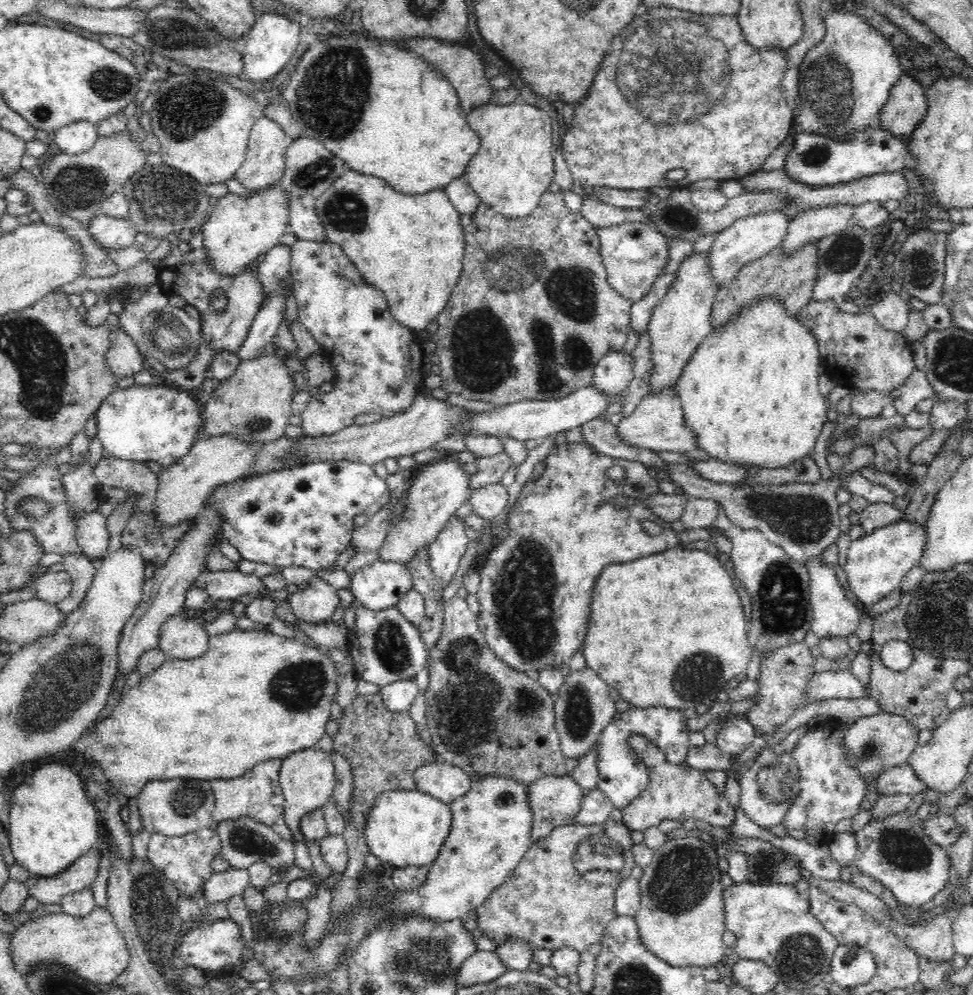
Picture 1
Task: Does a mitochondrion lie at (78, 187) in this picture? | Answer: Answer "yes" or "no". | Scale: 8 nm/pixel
yes

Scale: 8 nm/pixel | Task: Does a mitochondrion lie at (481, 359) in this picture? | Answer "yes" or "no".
yes

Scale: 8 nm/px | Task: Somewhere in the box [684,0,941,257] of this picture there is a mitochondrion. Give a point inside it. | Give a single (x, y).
(829, 82)

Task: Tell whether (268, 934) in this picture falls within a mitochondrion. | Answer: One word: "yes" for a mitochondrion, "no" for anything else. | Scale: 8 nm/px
no

